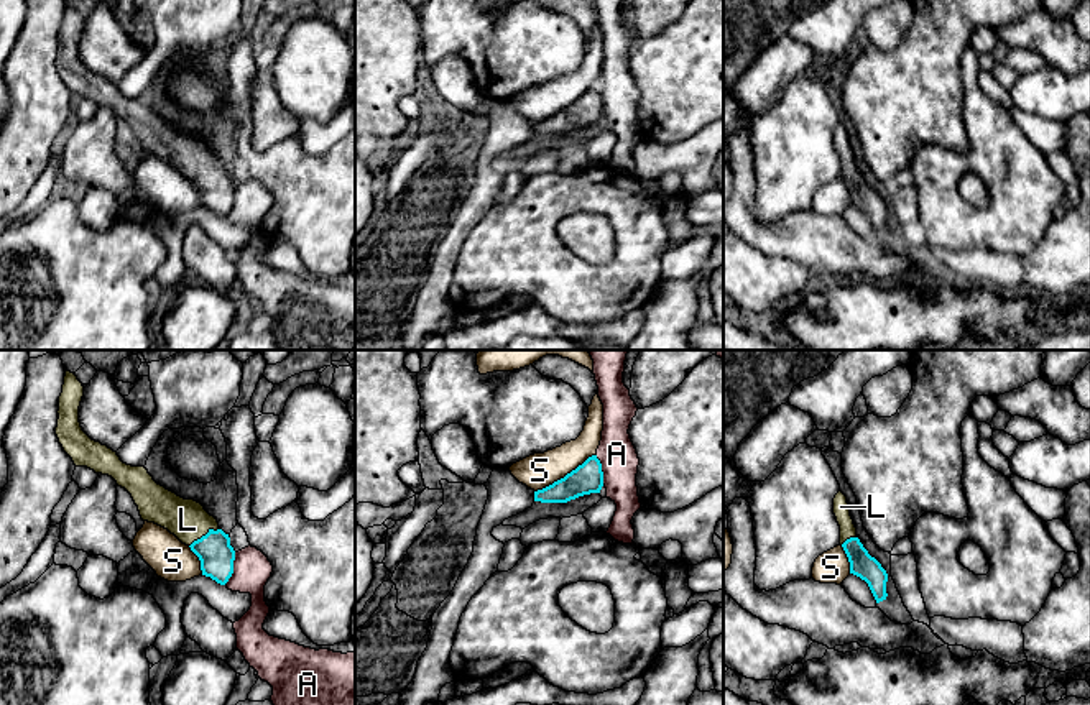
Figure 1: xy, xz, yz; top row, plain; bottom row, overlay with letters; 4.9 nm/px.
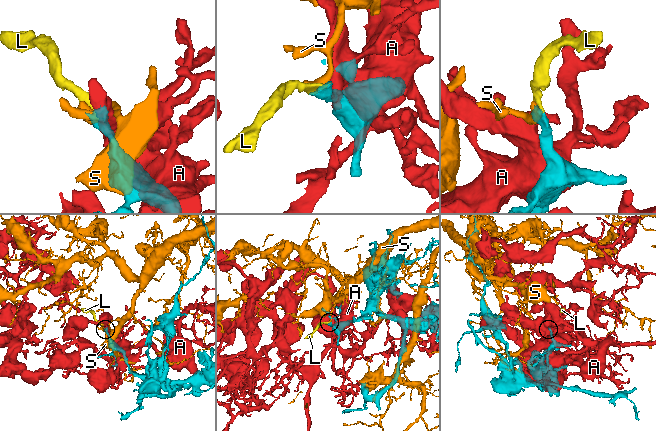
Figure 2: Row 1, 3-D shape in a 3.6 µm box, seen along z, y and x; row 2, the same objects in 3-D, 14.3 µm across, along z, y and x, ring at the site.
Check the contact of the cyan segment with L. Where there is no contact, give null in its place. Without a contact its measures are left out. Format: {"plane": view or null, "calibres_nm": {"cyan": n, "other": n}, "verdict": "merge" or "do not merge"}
{"plane": "xy", "calibres_nm": {"cyan": 170, "other": 200}, "verdict": "merge"}

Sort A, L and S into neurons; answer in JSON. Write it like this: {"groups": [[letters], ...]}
{"groups": [["A"], ["L"], ["S"]]}

